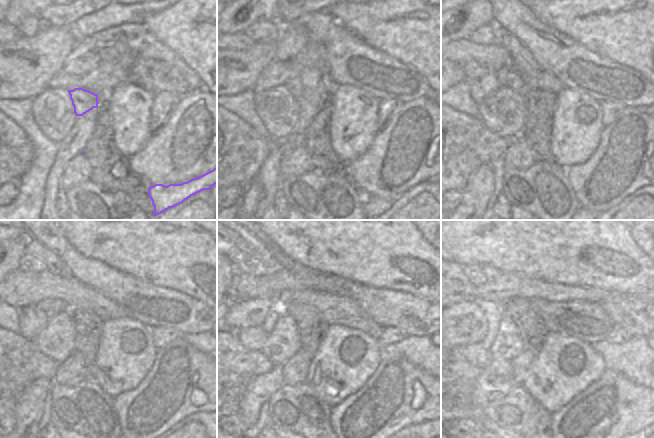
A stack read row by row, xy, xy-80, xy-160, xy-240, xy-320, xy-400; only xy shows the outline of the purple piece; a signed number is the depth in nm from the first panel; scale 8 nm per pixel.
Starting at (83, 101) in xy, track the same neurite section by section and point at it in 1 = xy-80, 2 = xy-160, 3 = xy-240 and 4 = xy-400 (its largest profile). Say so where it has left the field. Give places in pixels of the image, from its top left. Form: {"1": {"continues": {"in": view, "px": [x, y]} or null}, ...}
{"1": {"continues": {"in": "xy-80", "px": [294, 86]}}, "2": {"continues": {"in": "xy-160", "px": [508, 77]}}, "3": {"continues": {"in": "xy-240", "px": [57, 305]}}, "4": {"continues": {"in": "xy-400", "px": [463, 323]}}}

